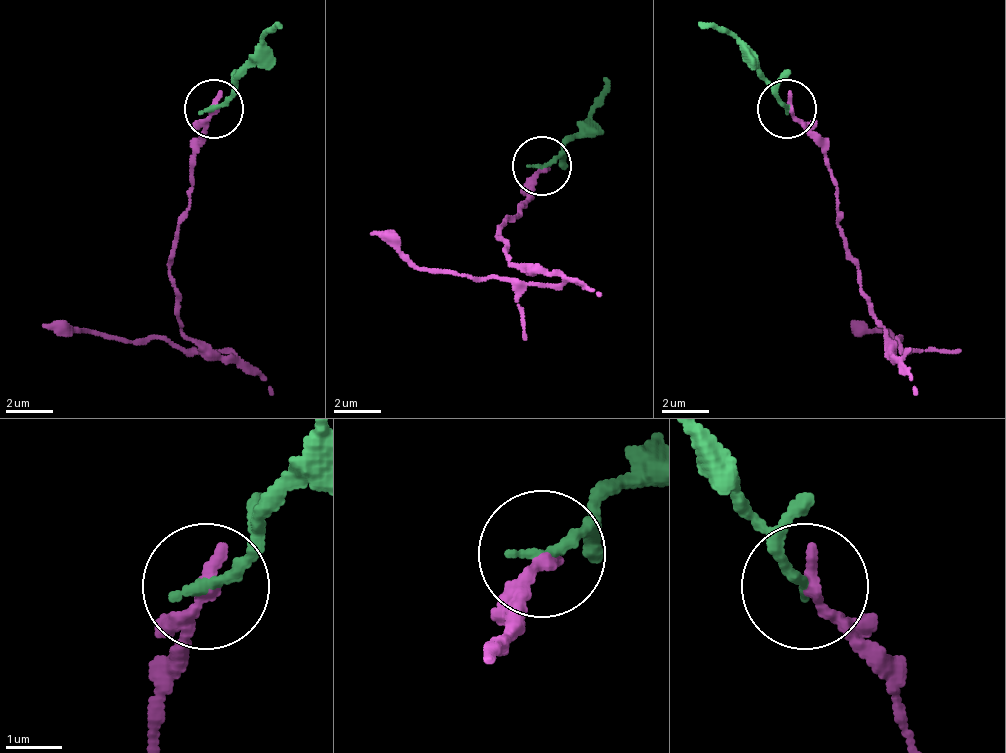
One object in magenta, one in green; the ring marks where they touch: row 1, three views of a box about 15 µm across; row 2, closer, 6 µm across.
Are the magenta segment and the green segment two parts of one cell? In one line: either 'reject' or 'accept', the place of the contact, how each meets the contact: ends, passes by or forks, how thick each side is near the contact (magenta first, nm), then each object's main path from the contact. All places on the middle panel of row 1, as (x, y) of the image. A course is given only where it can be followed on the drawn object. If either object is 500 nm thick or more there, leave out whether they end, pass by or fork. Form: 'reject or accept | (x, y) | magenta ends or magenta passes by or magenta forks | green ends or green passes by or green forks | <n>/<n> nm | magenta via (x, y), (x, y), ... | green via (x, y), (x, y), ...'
reject | (541, 166) | magenta ends | green ends | 280/200 nm | magenta via (543, 164), (519, 206), (519, 217), (495, 235), (513, 276), (425, 271), (371, 229) | green via (543, 164), (596, 111), (608, 76)

